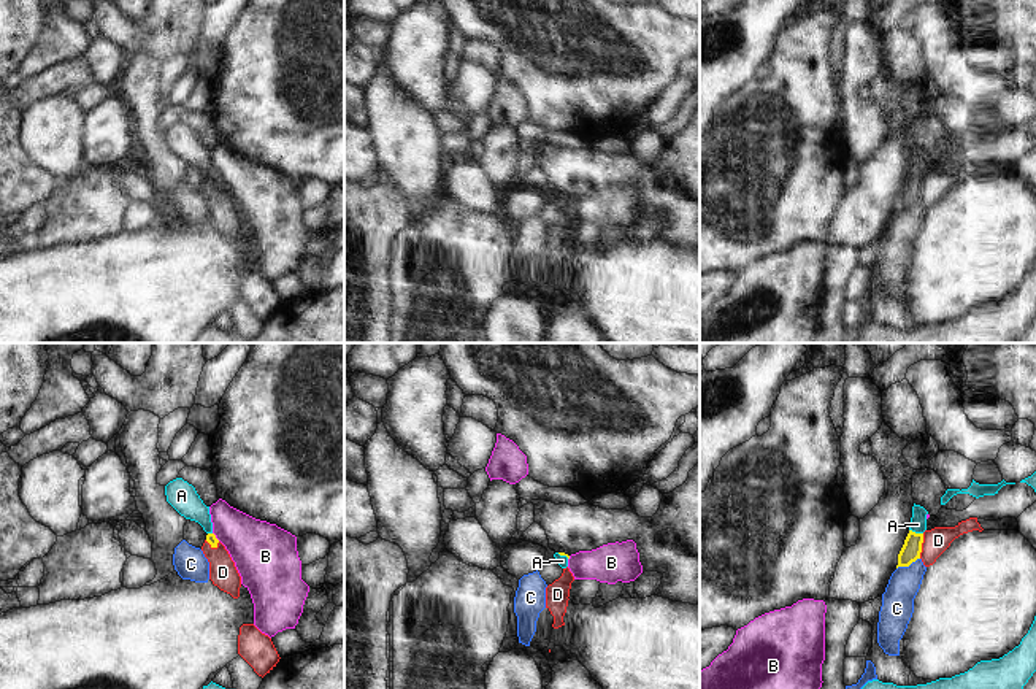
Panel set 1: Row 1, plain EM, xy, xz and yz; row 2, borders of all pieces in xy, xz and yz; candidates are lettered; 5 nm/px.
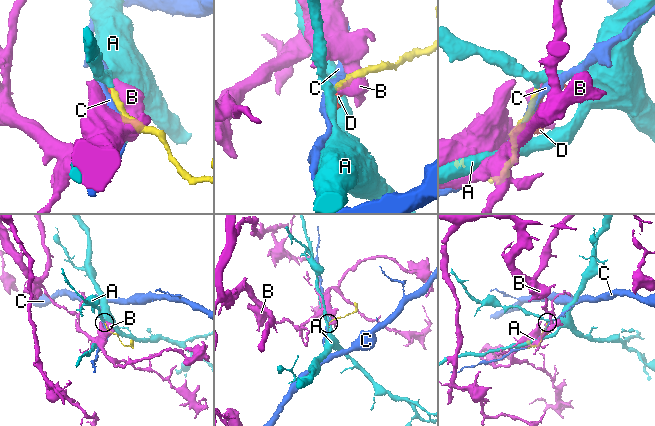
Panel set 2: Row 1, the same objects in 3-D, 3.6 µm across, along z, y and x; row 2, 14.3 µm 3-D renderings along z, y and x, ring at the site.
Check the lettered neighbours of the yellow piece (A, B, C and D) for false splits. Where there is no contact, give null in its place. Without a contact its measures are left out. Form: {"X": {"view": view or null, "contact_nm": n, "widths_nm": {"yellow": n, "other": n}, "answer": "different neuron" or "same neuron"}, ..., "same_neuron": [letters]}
{"A": {"view": "yz", "contact_nm": 80, "widths_nm": {"yellow": 100, "other": 80}, "answer": "same neuron"}, "B": {"view": "xy", "contact_nm": 60, "widths_nm": {"yellow": 50, "other": 300}, "answer": "different neuron"}, "C": {"view": "yz", "contact_nm": 130, "widths_nm": {"yellow": 100, "other": 160}, "answer": "different neuron"}, "D": {"view": "yz", "contact_nm": 130, "widths_nm": {"yellow": 100, "other": 130}, "answer": "different neuron"}, "same_neuron": ["A"]}

